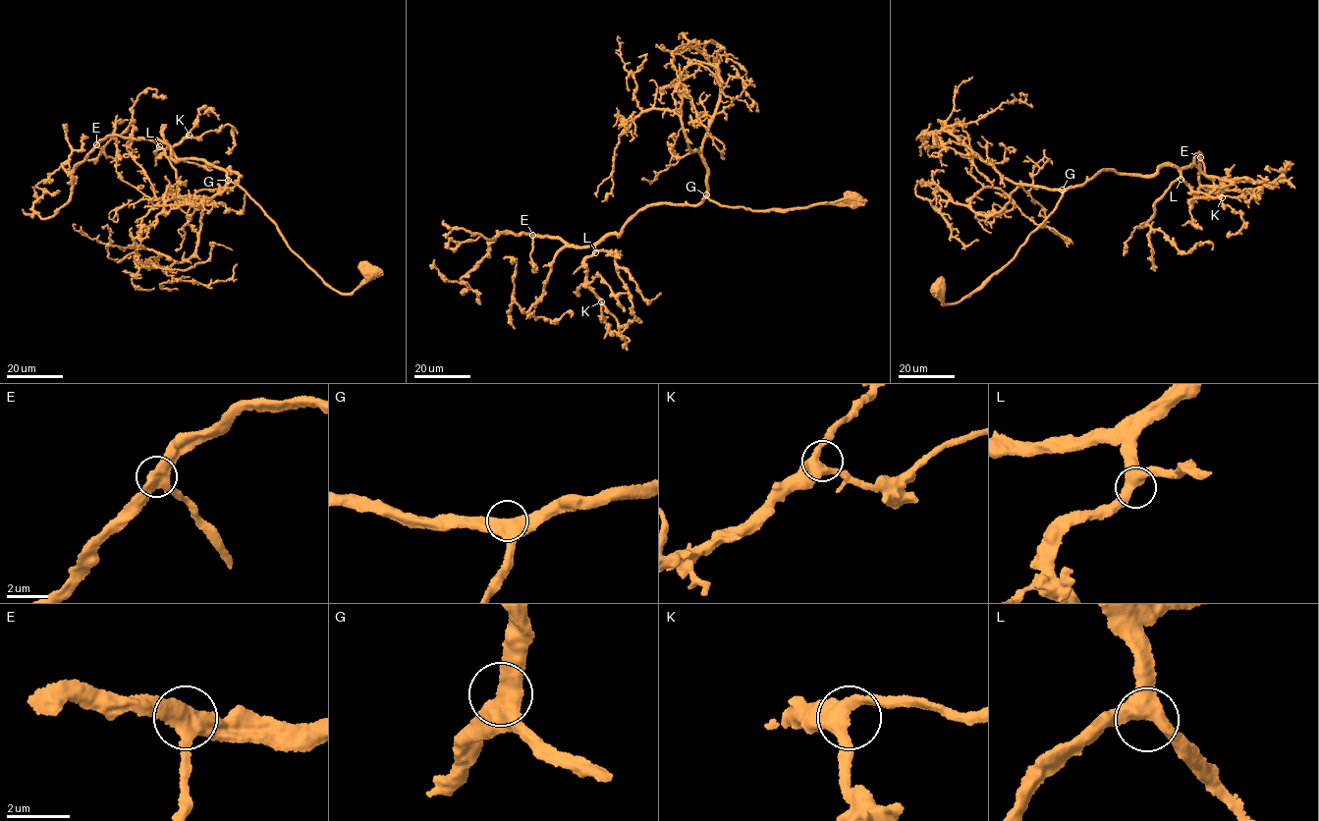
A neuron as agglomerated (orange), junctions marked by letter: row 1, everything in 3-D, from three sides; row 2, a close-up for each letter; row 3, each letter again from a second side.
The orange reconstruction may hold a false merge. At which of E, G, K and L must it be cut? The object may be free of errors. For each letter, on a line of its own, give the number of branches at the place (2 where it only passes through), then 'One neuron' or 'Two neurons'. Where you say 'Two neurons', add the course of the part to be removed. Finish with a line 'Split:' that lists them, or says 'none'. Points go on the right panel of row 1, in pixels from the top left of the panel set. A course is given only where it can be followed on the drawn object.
E: Branches: 3. One neuron
G: Branches: 3. One neuron
K: Branches: 3. One neuron
L: Branches: 3. One neuron
Split: none

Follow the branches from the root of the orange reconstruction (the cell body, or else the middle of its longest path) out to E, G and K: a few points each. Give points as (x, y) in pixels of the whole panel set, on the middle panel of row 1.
E: (853, 200), (752, 211), (705, 197), (696, 205), (661, 201), (643, 208), (619, 235), (587, 246), (532, 235)
G: (853, 200), (836, 204), (752, 211), (742, 206), (723, 206), (709, 200), (706, 194)
K: (853, 200), (752, 211), (705, 197), (696, 205), (650, 203), (585, 258), (586, 283), (601, 301)

